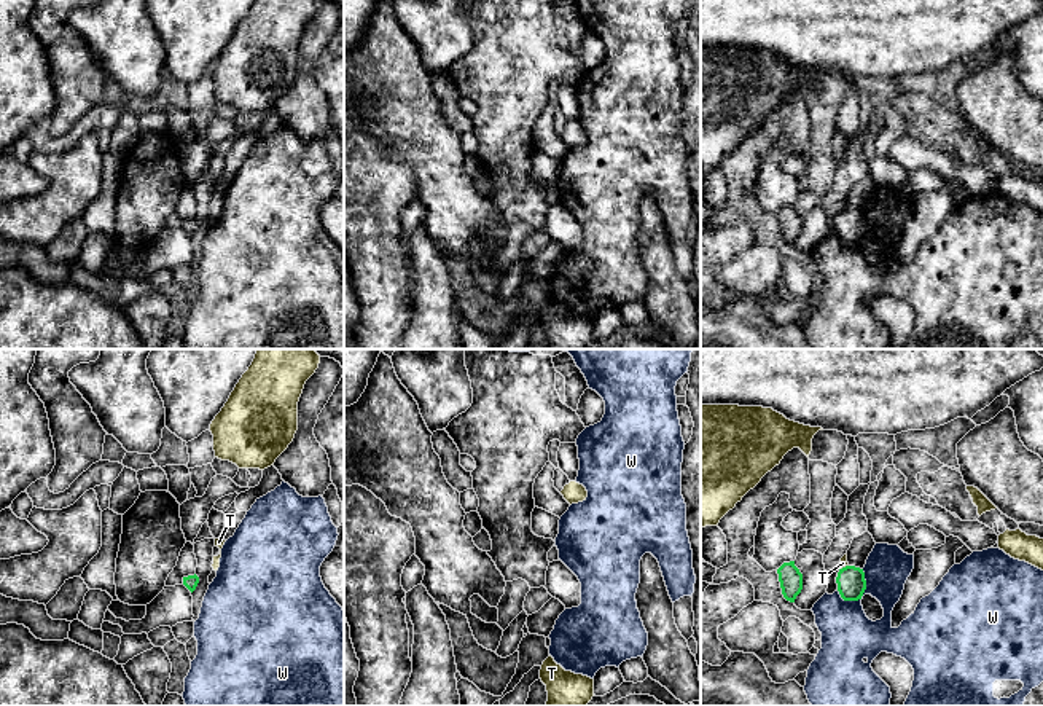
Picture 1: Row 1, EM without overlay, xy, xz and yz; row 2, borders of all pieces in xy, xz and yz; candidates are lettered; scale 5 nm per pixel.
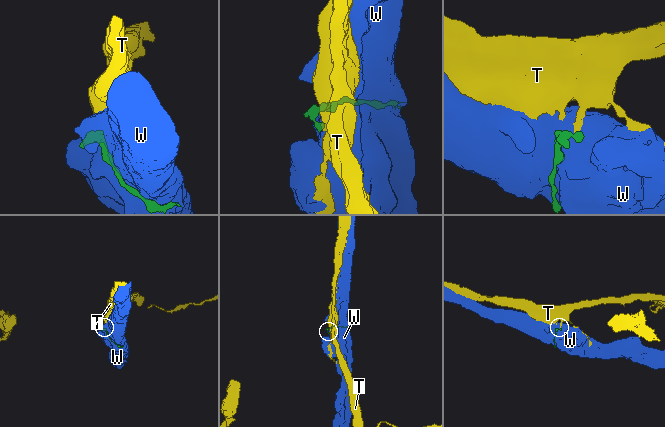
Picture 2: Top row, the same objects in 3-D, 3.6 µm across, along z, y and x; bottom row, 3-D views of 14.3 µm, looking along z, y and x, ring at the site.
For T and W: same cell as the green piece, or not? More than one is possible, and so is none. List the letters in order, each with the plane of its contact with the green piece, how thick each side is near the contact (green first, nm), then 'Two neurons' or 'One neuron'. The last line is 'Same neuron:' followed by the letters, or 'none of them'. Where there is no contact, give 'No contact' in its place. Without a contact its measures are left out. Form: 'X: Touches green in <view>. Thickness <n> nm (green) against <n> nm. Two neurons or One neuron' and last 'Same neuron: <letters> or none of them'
T: Touches green in yz. Thickness 140 nm (green) against 40 nm. Two neurons
W: Touches green in yz. Thickness 140 nm (green) against 280 nm. Two neurons
Same neuron: none of them

